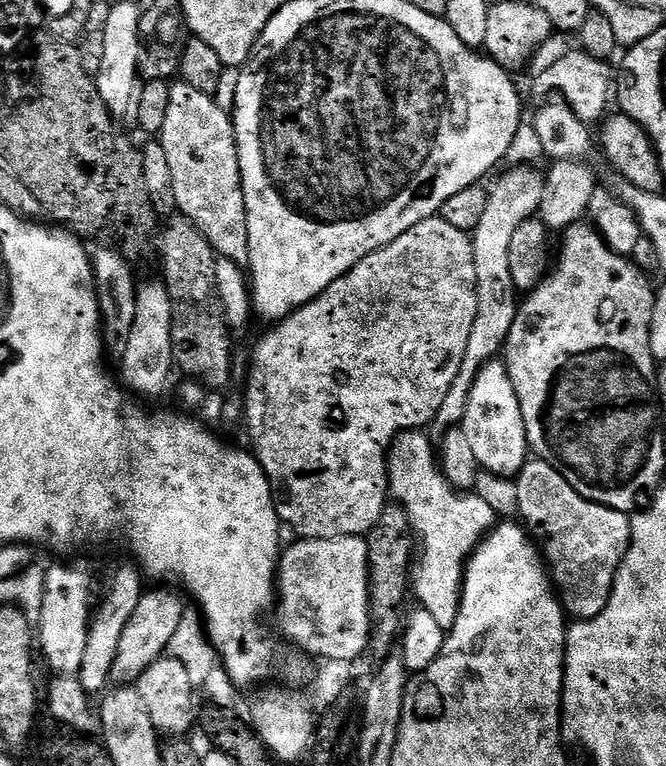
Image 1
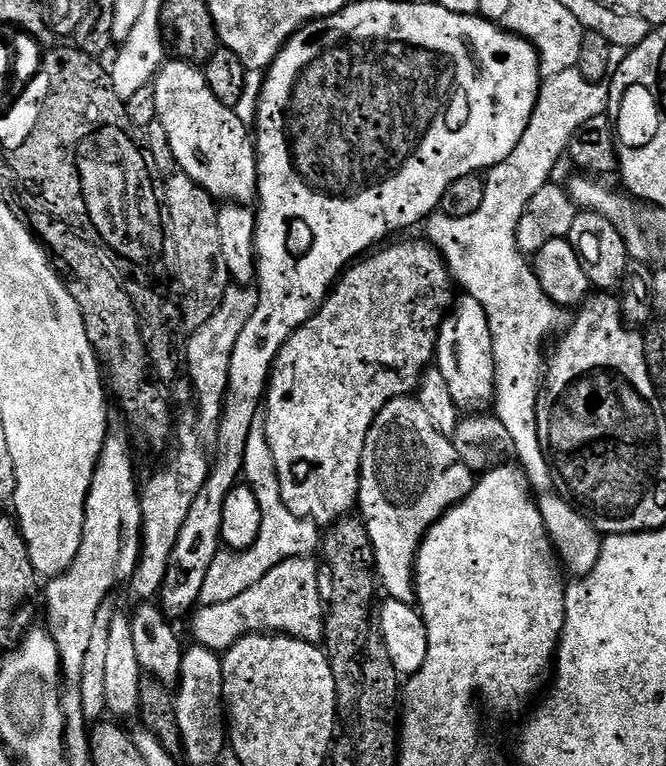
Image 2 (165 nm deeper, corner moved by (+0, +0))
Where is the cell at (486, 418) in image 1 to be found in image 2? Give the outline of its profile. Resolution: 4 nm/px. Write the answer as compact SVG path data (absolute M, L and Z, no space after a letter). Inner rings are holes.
M460 294L444 318L440 330L436 334L436 350L434 353L435 367L440 369L442 378L446 378L446 386L450 386L450 395L454 398L457 408L461 410L480 410L483 404L493 403L495 394L495 366L494 350L491 348L490 324L487 322L486 312L477 299Z

